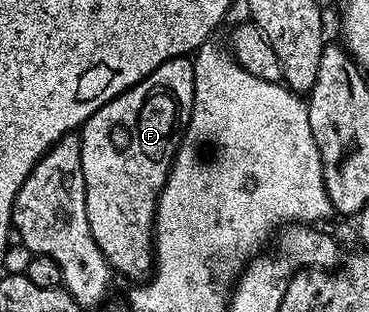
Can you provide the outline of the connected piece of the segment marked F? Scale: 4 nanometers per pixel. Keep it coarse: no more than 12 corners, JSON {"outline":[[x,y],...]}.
{"outline":[[188,57],[79,132],[90,233],[154,267],[156,203],[190,125]]}

